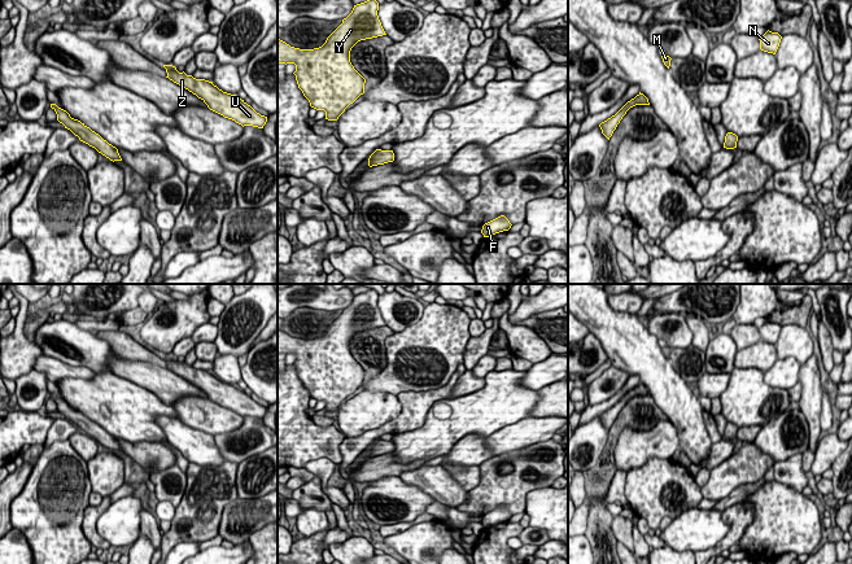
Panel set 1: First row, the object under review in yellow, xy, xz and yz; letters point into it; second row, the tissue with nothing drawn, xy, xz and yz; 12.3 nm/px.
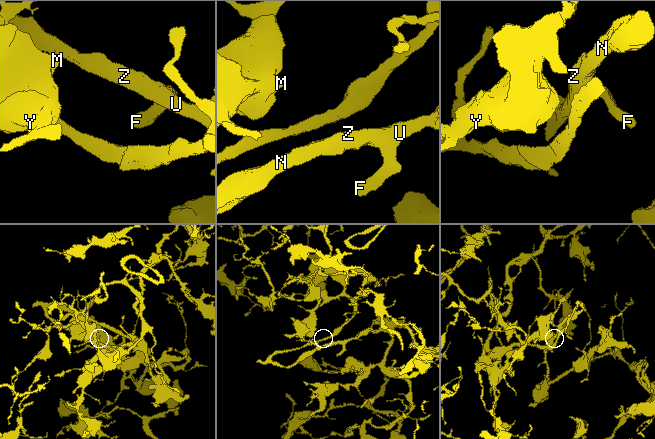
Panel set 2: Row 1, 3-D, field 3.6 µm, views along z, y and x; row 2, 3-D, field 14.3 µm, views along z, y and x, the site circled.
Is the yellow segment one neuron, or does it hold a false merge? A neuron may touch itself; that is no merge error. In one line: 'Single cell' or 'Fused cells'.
Single cell

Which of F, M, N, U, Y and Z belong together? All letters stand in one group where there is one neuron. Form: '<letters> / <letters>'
F M N U Y Z

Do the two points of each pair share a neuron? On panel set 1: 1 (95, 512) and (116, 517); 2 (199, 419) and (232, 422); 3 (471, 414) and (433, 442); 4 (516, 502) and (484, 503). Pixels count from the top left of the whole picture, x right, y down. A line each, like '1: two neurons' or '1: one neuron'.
1: two neurons
2: one neuron
3: one neuron
4: one neuron

